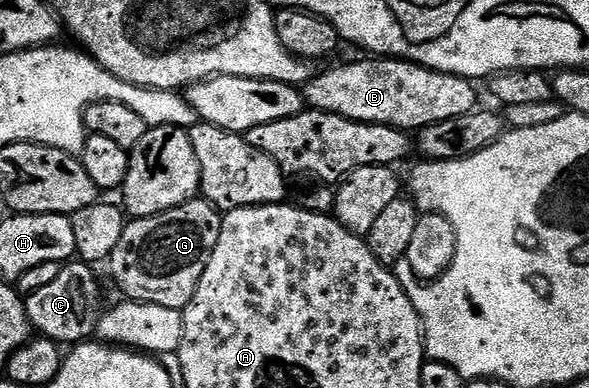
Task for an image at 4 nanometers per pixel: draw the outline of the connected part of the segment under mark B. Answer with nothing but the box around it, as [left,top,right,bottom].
[301,58,476,134]

